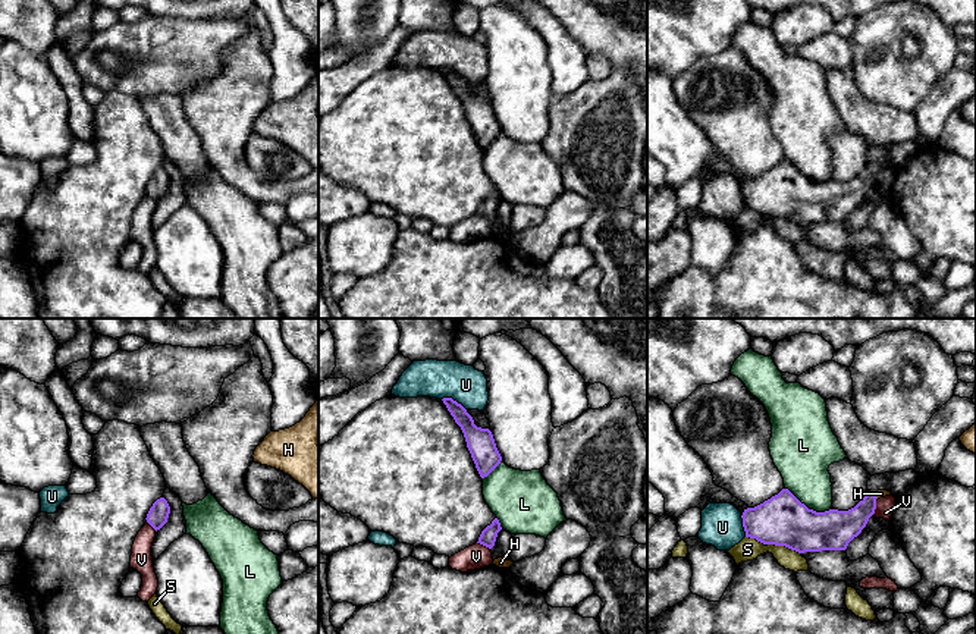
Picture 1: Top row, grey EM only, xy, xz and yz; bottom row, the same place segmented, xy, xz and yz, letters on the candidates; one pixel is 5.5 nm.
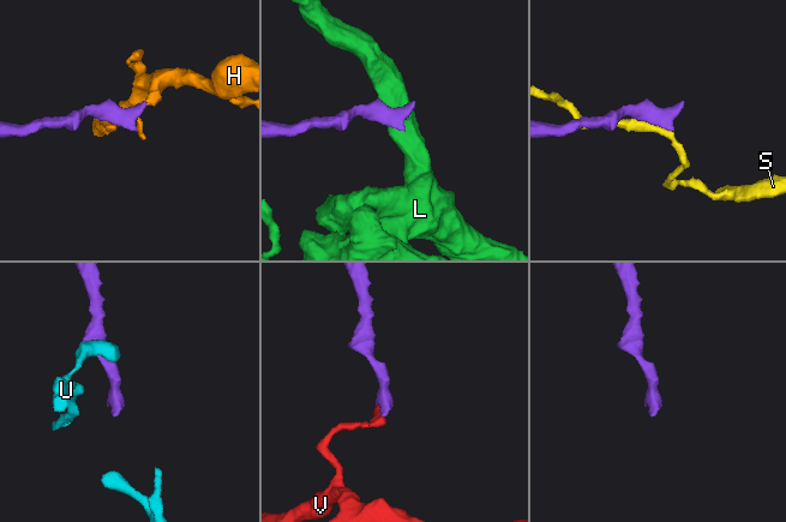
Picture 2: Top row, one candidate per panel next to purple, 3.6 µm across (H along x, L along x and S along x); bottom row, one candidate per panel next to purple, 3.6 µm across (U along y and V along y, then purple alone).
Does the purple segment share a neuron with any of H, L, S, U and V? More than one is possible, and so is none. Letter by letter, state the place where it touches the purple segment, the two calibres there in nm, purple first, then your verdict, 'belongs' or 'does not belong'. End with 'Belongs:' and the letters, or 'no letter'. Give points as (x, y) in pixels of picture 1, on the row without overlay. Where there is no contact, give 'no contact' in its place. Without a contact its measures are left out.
H: yz (875, 168) | 180/50 nm | belongs
L: yz (806, 178) | 280/280 nm | does not belong
S: yz (784, 216) | 280/120 nm | does not belong
U: xz (454, 72) | 130/200 nm | does not belong
V: yz (875, 179) | 220/100 nm | does not belong
Belongs: H

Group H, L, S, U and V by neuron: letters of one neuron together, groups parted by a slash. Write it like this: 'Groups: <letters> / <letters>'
Groups: H / L / S / U / V

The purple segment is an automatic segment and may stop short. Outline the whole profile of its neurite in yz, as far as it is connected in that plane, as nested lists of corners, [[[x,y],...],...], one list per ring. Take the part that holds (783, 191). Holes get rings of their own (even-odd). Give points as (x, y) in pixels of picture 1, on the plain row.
[[[782,160],[763,175],[744,181],[743,198],[746,208],[798,225],[845,222],[875,185],[876,172],[885,167],[891,167],[891,163],[878,161],[867,164],[848,182],[816,183]]]

